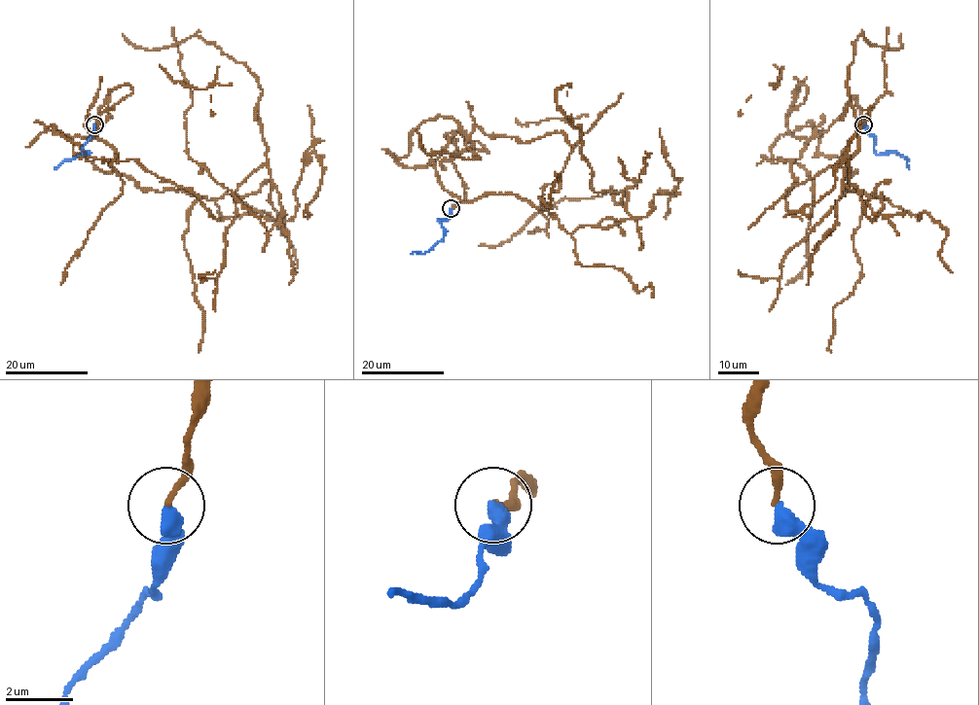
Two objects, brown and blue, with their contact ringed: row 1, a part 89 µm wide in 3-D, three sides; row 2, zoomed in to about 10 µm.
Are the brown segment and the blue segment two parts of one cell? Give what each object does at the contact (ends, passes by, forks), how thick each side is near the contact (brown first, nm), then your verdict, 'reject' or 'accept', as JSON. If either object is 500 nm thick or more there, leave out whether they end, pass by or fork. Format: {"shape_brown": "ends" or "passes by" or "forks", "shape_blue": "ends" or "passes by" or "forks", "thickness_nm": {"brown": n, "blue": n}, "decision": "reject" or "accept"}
{"shape_brown": "ends", "shape_blue": "ends", "thickness_nm": {"brown": 160, "blue": 480}, "decision": "accept"}

